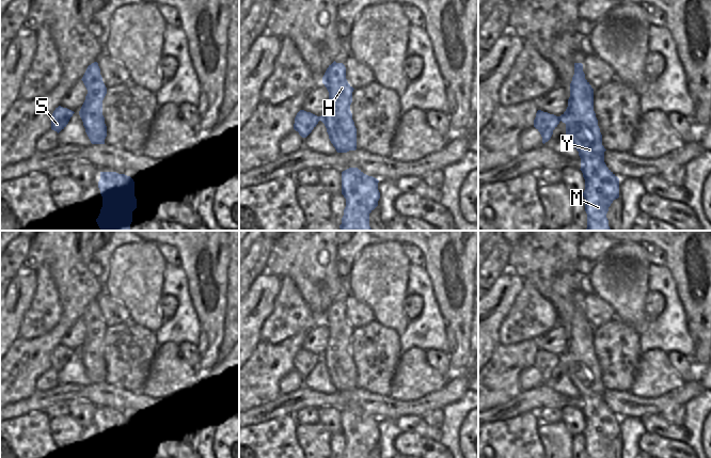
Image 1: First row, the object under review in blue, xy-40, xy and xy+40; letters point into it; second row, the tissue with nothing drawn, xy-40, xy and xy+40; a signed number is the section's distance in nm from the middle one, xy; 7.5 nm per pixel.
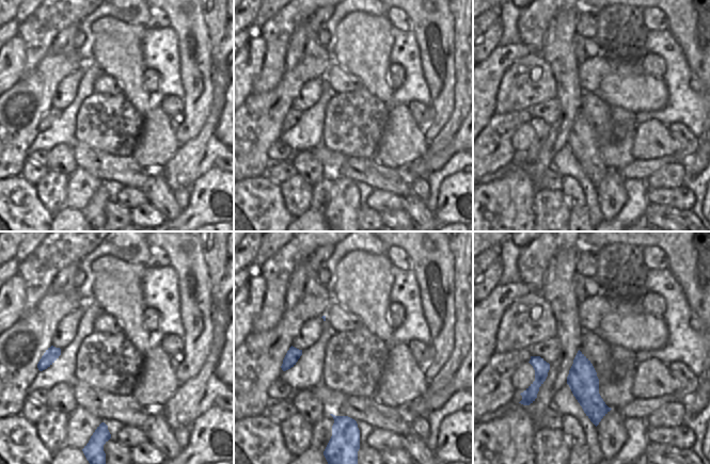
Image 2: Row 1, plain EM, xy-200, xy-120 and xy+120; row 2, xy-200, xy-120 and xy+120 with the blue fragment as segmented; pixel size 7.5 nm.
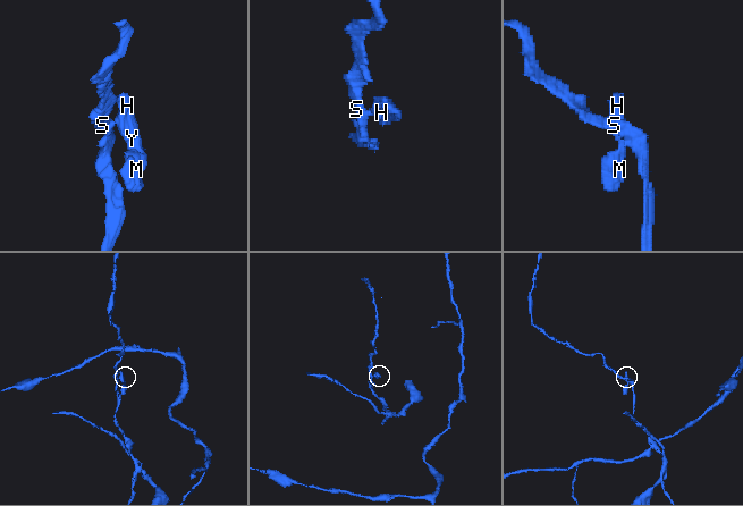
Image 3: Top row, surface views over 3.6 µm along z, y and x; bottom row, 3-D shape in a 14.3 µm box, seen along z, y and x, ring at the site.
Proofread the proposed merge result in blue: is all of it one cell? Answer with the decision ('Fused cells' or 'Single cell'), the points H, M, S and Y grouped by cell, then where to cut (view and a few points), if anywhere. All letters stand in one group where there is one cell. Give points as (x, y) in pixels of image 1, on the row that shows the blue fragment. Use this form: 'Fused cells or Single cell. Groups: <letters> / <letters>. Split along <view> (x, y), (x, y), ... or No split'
Fused cells. Groups: H M Y / S. Split along xy (319, 116), (320, 120).

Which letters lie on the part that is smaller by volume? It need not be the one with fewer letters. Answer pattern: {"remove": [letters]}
{"remove": ["H", "M", "Y"]}

